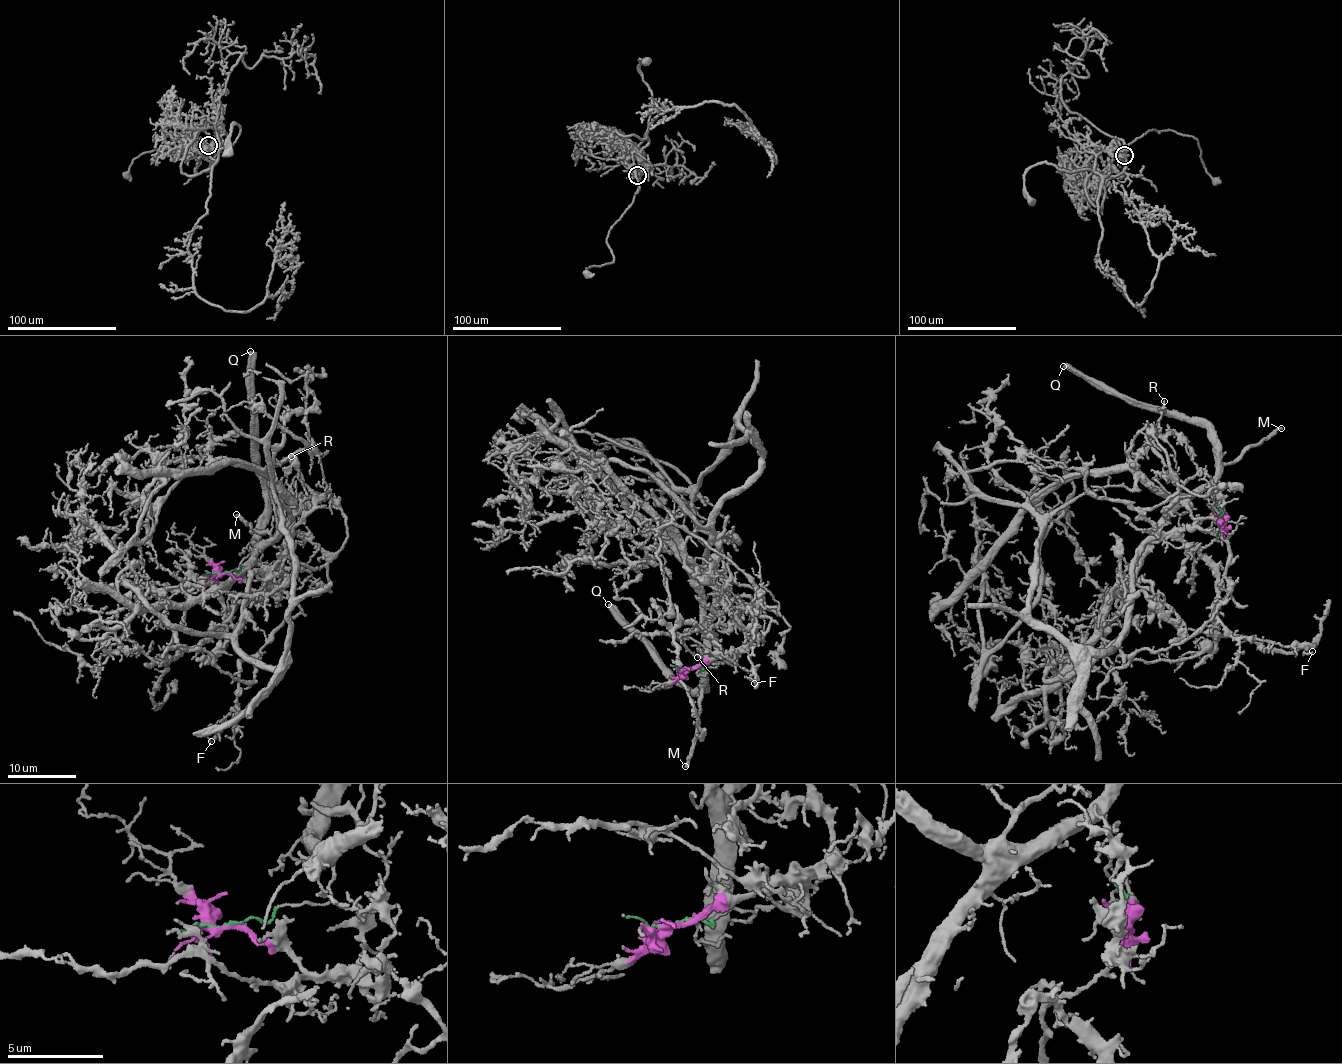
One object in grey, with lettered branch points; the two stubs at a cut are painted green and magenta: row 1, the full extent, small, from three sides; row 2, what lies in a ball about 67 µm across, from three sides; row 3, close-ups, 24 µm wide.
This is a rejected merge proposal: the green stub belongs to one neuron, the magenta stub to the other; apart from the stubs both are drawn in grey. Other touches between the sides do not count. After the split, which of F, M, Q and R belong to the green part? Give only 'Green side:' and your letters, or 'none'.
Green side: M, Q, R

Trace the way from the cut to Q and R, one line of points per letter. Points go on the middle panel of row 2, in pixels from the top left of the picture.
Q: (688, 668), (718, 664), (708, 669), (695, 690), (664, 668), (647, 641), (608, 604)
R: (688, 668), (718, 664), (710, 666), (707, 642), (708, 634), (715, 635), (686, 630), (682, 636), (697, 657)

